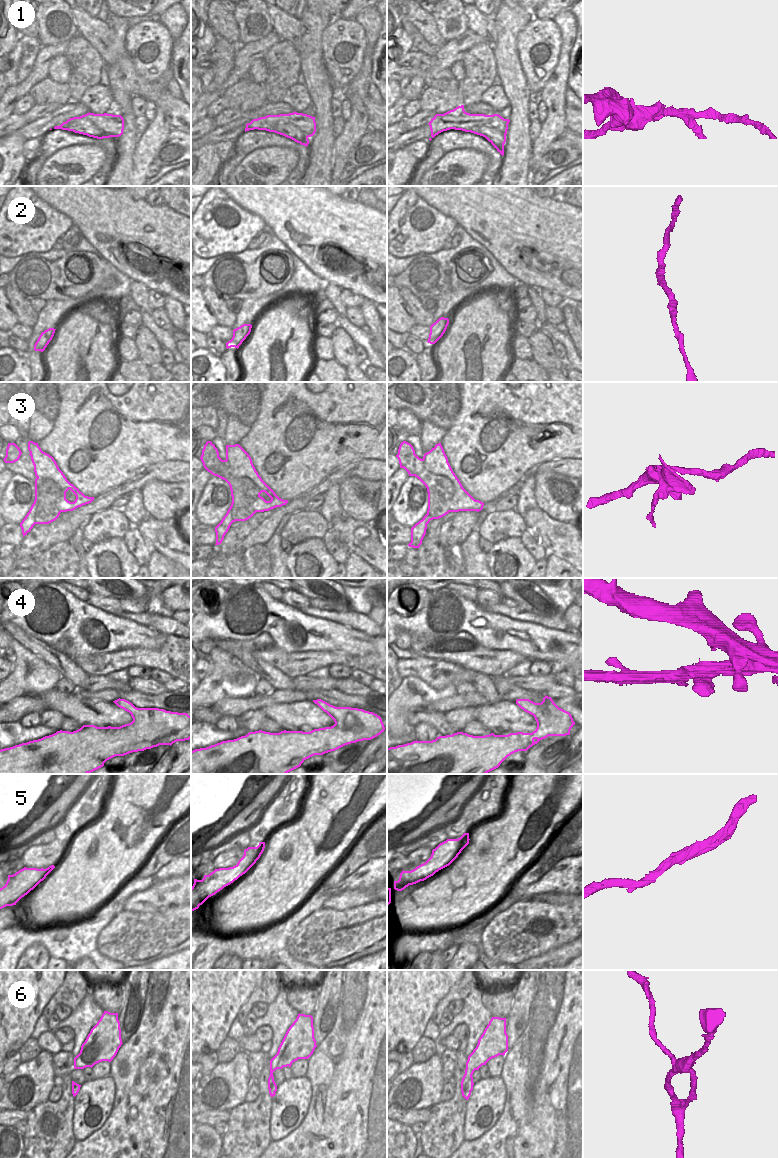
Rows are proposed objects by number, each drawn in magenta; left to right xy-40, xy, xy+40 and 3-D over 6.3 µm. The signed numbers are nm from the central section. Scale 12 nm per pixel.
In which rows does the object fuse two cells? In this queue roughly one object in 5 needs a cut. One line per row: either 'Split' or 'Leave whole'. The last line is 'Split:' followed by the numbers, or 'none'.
1: Split
2: Leave whole
3: Split
4: Leave whole
5: Leave whole
6: Split
Split: 1, 3, 6

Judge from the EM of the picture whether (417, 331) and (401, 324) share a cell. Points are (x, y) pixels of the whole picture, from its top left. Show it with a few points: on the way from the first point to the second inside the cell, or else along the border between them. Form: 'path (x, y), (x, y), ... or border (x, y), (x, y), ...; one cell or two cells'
border (415, 324), (407, 333); two cells

